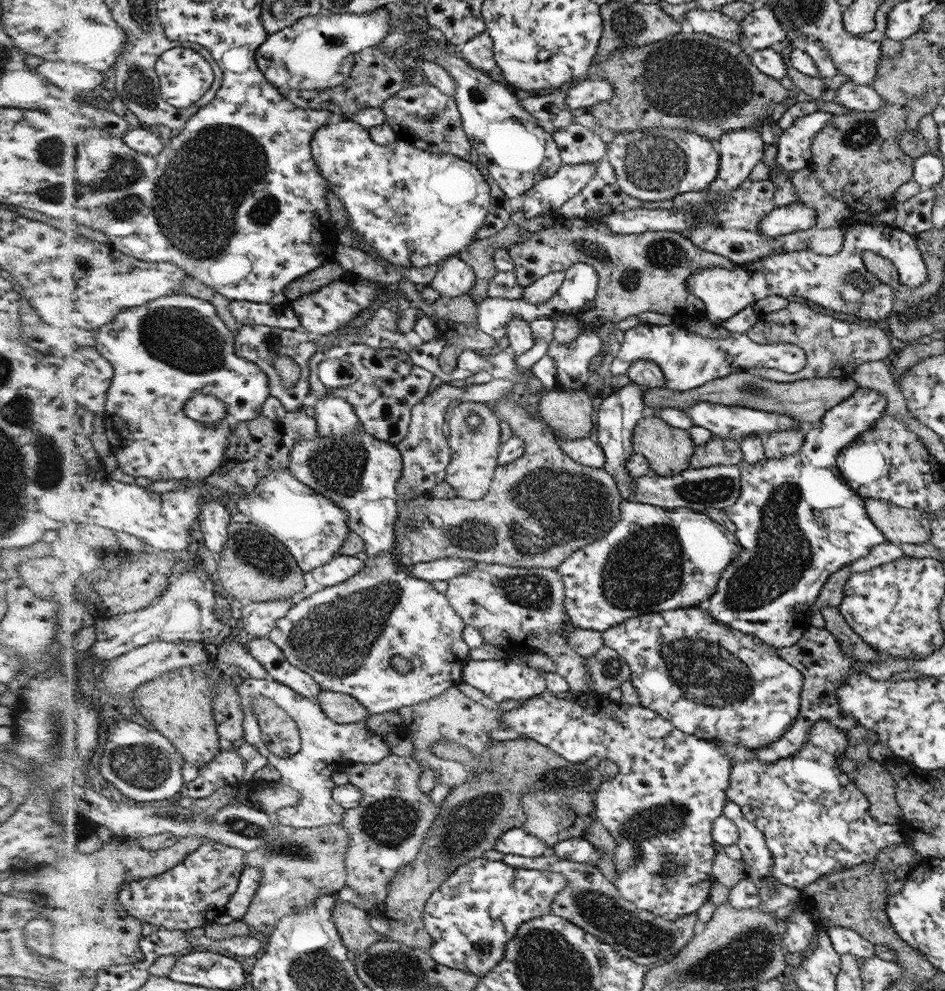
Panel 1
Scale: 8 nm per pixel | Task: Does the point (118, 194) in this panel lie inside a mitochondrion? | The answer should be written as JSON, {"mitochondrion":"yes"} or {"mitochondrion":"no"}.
{"mitochondrion":"yes"}

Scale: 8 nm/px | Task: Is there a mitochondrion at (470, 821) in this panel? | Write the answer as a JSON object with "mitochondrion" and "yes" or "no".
{"mitochondrion":"yes"}

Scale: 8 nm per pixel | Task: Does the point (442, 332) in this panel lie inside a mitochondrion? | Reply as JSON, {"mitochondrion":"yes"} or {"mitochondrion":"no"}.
{"mitochondrion":"no"}

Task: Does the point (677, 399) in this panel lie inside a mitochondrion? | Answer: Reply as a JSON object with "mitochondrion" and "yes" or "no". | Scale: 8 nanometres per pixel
{"mitochondrion":"no"}

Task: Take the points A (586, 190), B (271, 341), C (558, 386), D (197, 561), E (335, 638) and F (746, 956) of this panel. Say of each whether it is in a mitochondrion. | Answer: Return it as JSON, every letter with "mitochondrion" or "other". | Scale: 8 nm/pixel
{"A":"other","B":"other","C":"other","D":"other","E":"mitochondrion","F":"mitochondrion"}

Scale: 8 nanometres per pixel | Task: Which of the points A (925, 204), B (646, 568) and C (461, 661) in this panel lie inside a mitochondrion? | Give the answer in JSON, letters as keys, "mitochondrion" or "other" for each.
{"A":"other","B":"mitochondrion","C":"other"}

